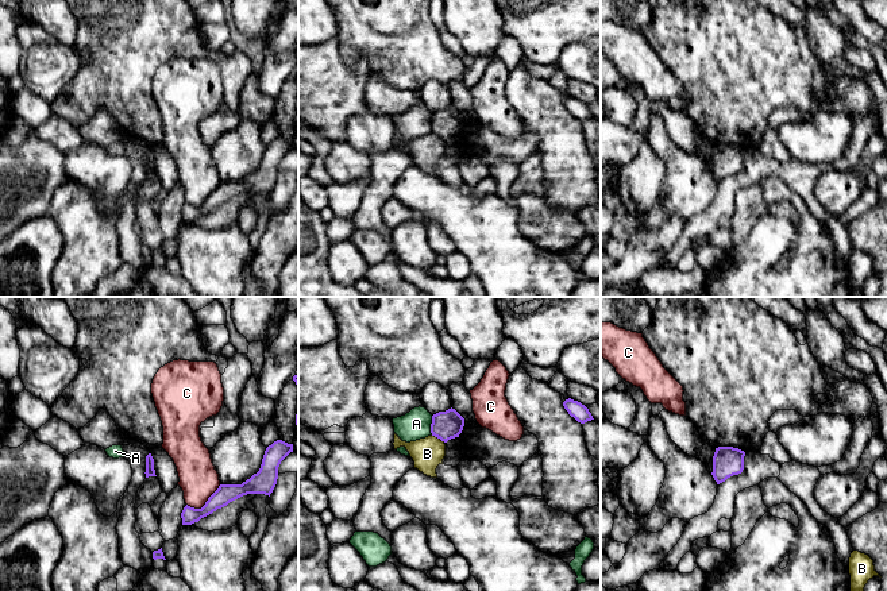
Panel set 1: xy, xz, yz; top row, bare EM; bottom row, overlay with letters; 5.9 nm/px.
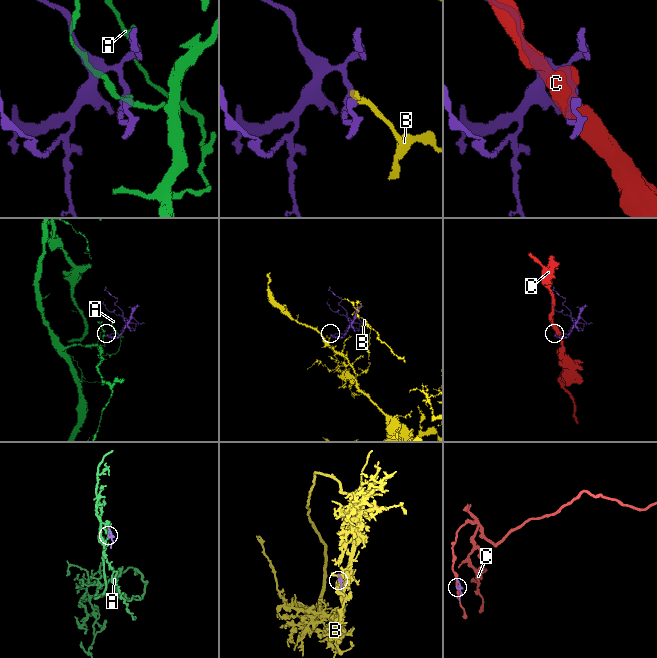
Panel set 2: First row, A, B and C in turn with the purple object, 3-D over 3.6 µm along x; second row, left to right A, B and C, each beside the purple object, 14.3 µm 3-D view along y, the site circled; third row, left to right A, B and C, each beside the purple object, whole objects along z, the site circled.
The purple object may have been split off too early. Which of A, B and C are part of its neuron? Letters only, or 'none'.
none

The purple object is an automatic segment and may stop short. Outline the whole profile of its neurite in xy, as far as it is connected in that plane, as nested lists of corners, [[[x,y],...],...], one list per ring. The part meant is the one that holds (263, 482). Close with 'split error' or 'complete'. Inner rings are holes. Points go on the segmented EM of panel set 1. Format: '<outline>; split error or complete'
[[[282,440],[274,441],[265,451],[259,471],[250,479],[242,484],[220,484],[201,509],[186,505],[181,513],[182,525],[198,522],[217,509],[247,494],[265,494],[270,497],[277,484],[278,467],[290,452],[293,452],[293,444]]]; complete

